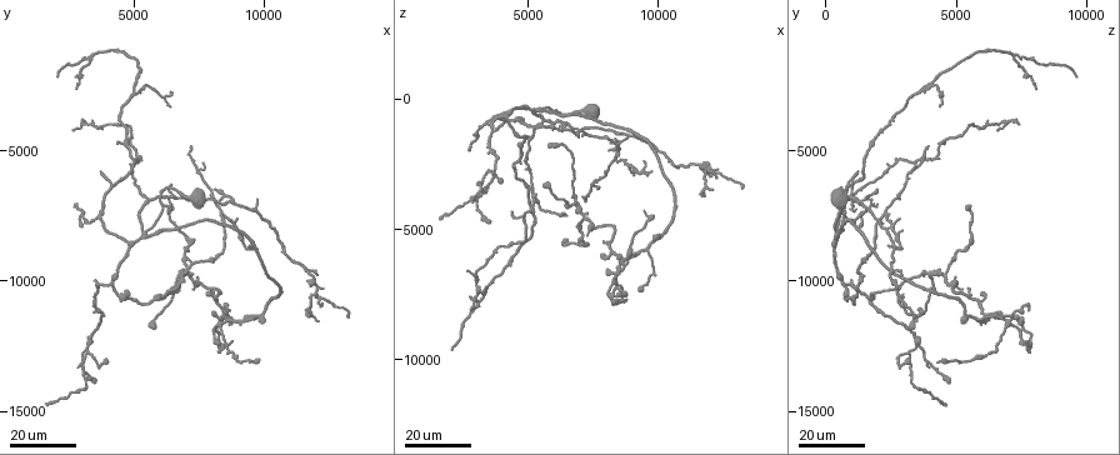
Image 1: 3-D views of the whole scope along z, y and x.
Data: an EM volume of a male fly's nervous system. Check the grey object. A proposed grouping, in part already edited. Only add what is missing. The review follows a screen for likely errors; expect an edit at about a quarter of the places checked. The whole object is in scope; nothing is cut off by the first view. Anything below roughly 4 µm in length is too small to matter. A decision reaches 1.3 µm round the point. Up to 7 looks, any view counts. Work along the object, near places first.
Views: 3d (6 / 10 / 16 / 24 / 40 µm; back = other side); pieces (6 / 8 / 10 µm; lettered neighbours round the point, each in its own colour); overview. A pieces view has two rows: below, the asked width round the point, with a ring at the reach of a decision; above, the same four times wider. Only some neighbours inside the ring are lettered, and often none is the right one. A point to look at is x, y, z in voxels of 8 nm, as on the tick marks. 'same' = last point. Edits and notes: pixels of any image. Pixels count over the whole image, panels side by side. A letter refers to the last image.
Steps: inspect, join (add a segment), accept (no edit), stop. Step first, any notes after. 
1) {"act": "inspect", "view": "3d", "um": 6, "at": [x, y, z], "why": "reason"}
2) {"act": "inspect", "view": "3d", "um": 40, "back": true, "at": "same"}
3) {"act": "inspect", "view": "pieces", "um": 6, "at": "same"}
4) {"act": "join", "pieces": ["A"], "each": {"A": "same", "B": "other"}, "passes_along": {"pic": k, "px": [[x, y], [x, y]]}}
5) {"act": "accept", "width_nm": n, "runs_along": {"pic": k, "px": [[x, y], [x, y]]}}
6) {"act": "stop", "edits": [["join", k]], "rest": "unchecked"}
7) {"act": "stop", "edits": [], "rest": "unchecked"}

{"act": "inspect", "view": "3d", "um": 24, "at": [8600, 12800, 6300], "why": "branch stops here"}

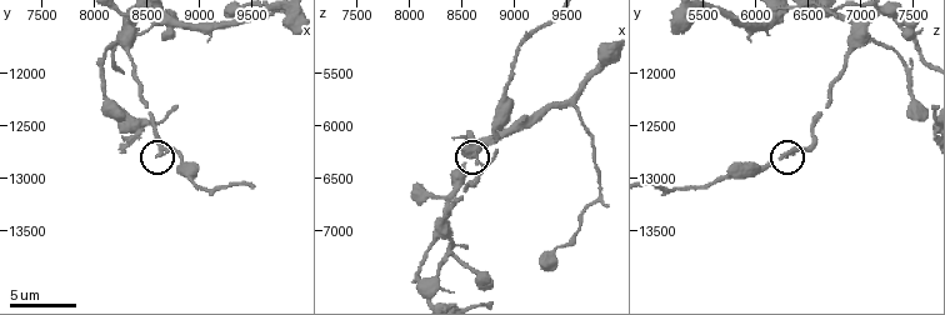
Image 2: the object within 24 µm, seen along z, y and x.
{"act": "inspect", "view": "pieces", "um": 8, "at": [8620, 12780, 6280]}

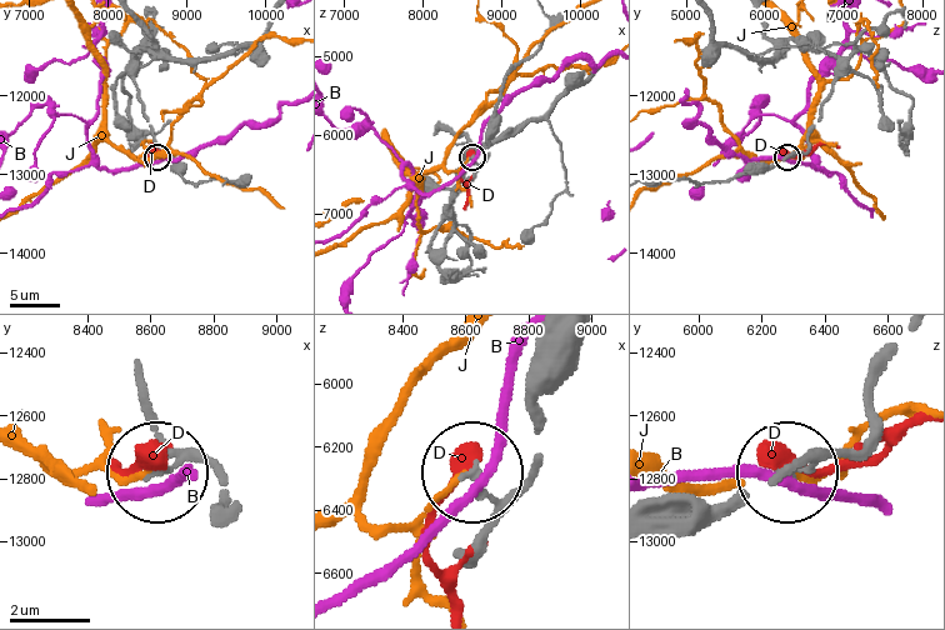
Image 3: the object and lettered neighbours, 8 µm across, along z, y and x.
{"act": "accept", "each": {"B": "other", "D": "other", "J": "other"}, "runs_along": {"pic": 3, "px": [[460, 556], [480, 543], [490, 513], [476, 475]]}, "found": "no lettered segment goes on from it"}

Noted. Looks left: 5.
{"act": "inspect", "view": "3d", "um": 16, "at": [9200, 11400, 7300], "why": "end of a long branch"}

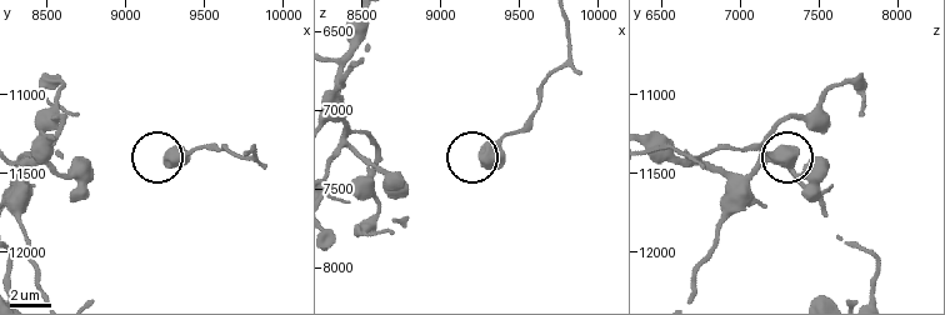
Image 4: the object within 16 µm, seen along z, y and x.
{"act": "inspect", "view": "pieces", "um": 10, "at": [9280, 11420, 7360]}

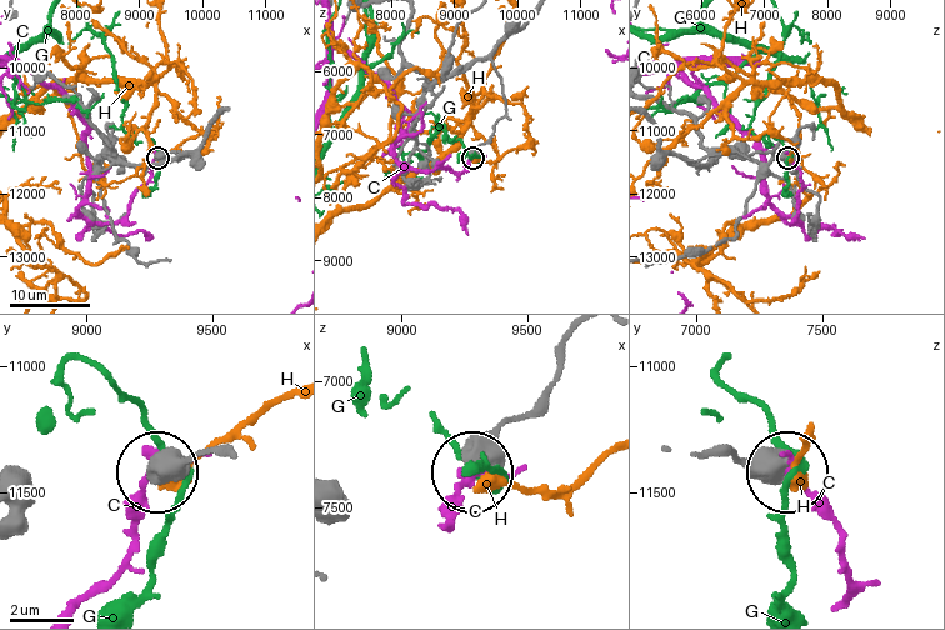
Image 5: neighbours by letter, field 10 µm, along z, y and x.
{"act": "accept", "each": {"C": "other", "G": "other", "H": "other"}, "runs_along": {"pic": 5, "px": [[709, 456], [765, 456], [786, 469]]}, "found": "no lettered segment goes on from it"}

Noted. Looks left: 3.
{"act": "inspect", "view": "3d", "um": 16, "at": [6200, 7200, 1000]}

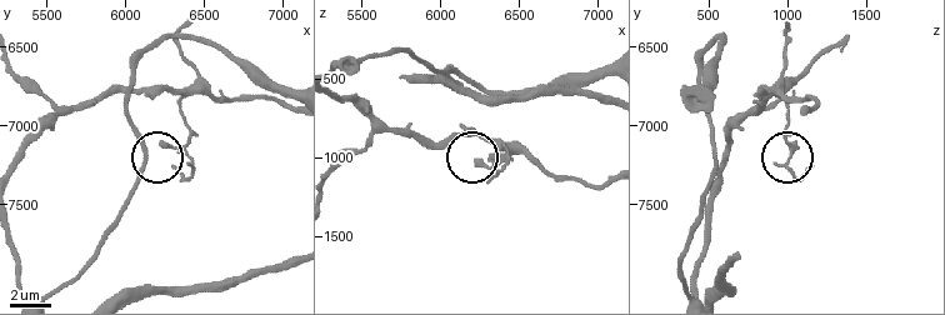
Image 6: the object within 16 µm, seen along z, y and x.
{"act": "inspect", "view": "pieces", "um": 6, "at": [6240, 7120, 1020]}

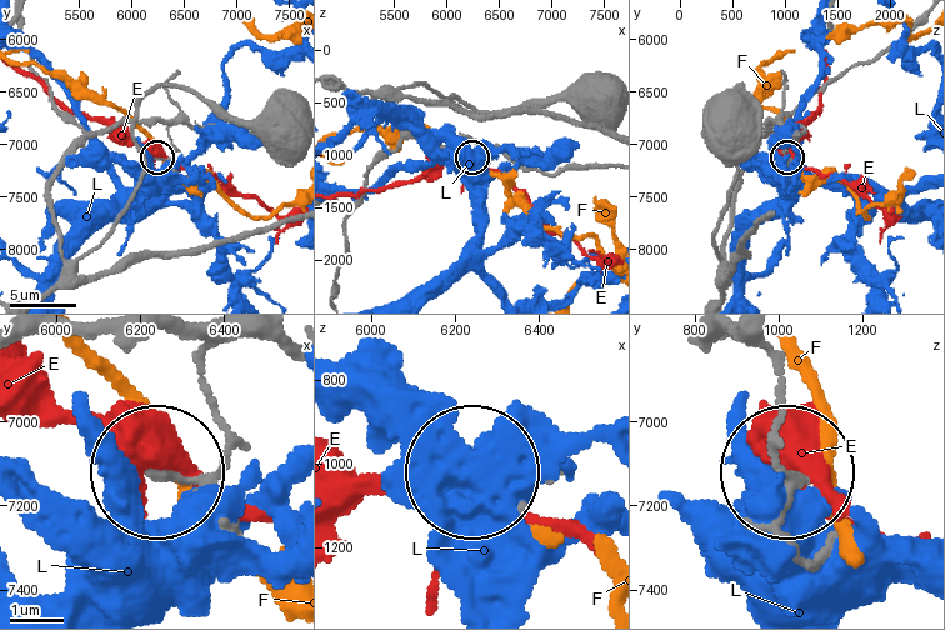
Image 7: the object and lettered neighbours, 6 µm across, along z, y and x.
{"act": "accept", "width_nm": 230, "each": {"E": "other", "F": "other", "L": "other"}, "found": "none of them fits"}

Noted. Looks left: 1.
{"act": "stop", "edits": [], "rest": "unchecked"}

